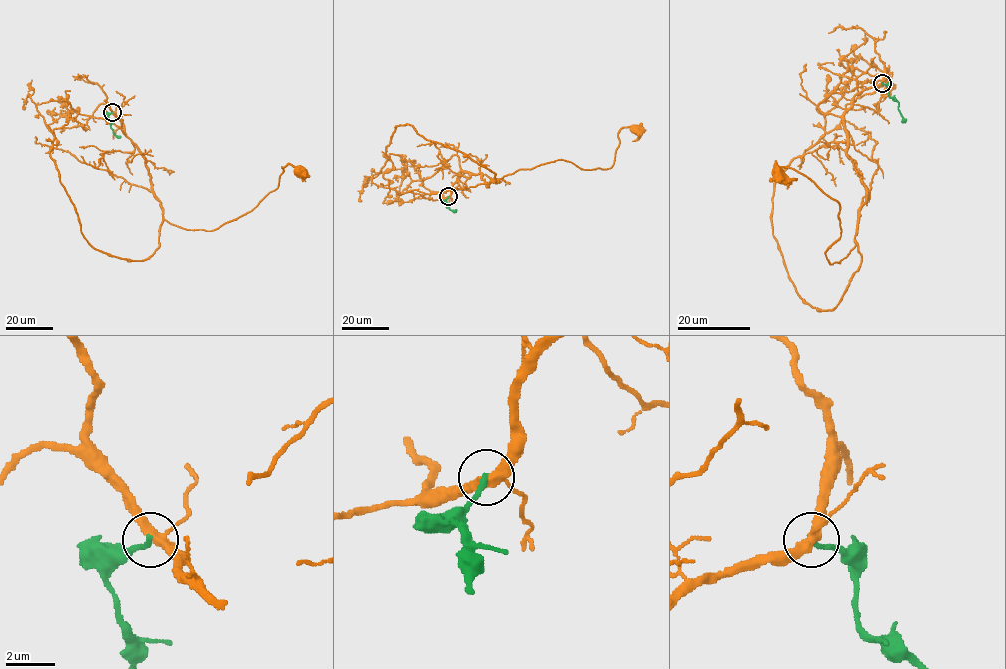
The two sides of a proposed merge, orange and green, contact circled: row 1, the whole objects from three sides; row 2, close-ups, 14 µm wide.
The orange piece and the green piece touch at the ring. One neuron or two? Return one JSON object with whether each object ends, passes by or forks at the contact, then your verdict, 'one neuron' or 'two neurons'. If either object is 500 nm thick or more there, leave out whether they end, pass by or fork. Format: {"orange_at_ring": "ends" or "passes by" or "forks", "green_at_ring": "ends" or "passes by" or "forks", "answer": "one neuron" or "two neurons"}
{"orange_at_ring": "forks", "green_at_ring": "ends", "answer": "two neurons"}

